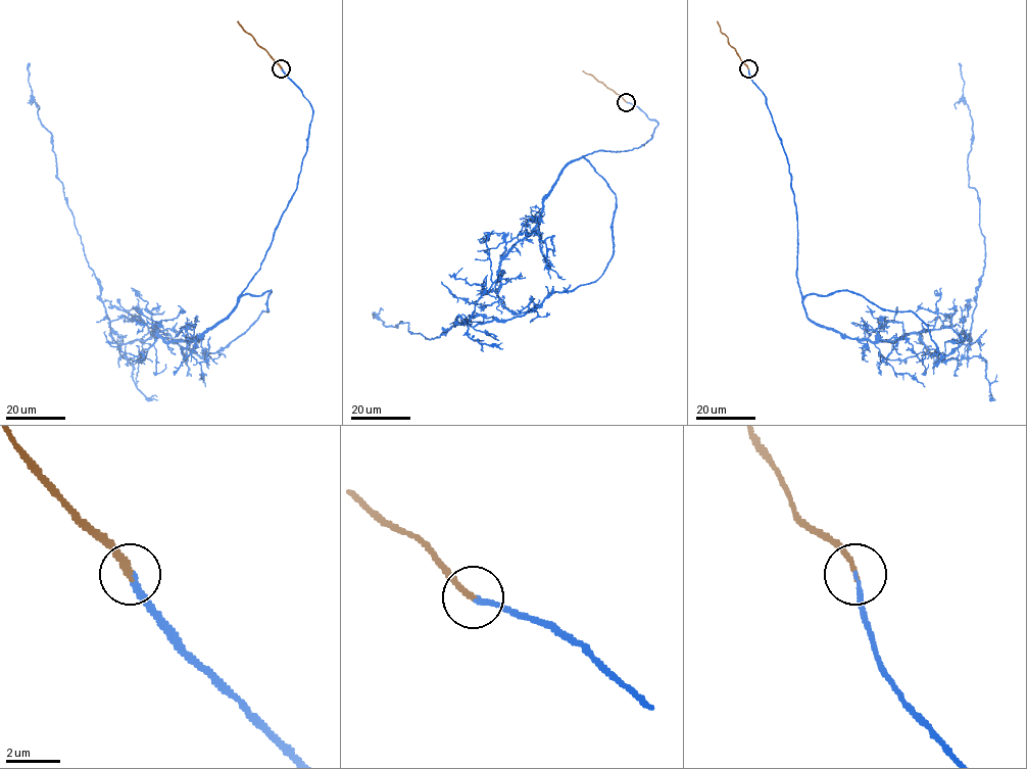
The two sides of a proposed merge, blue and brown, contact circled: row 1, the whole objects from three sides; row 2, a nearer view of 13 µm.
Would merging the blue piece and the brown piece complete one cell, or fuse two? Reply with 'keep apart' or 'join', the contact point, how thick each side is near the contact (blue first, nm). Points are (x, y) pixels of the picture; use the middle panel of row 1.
join; at (626, 102); 180 nm thick on the blue side, 190 nm on the other

